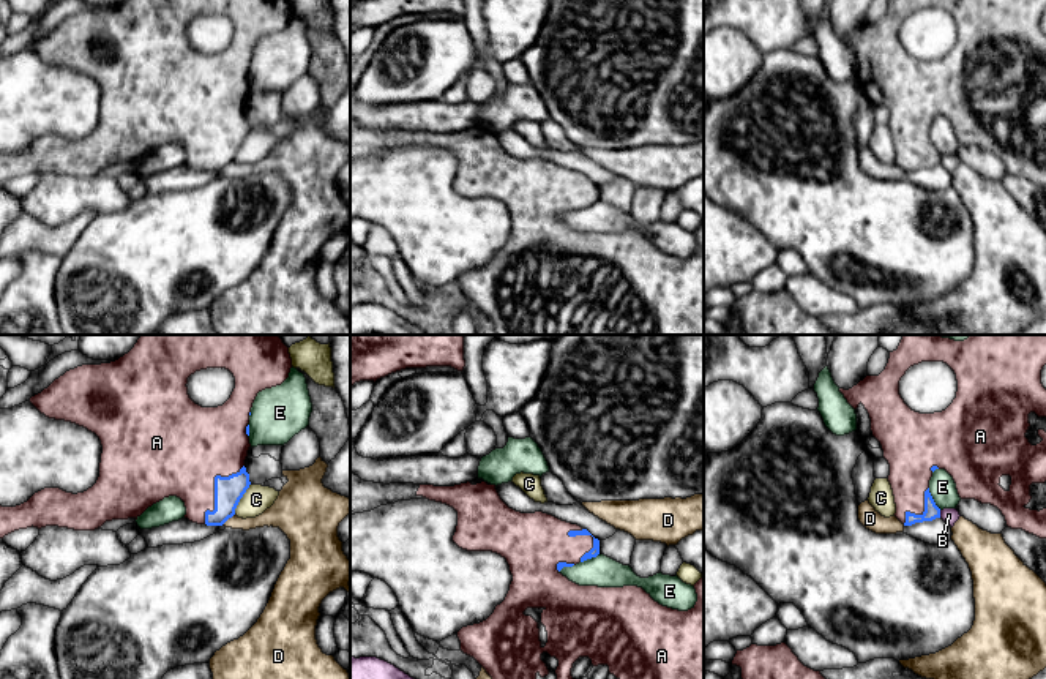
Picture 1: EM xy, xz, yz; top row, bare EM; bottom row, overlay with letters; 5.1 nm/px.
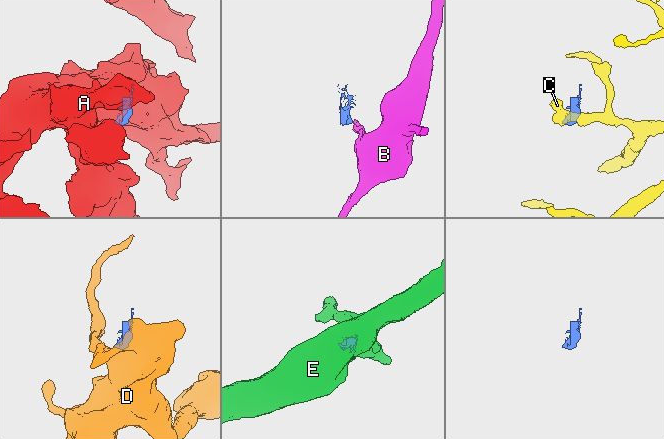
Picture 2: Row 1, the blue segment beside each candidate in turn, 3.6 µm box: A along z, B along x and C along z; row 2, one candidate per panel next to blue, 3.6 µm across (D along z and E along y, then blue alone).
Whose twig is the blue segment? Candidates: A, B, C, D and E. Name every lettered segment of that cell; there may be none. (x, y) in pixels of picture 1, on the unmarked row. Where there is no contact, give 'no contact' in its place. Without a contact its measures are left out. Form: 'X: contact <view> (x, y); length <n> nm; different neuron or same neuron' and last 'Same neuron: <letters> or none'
A: contact xy (215, 135); length 360 nm; same neuron
B: contact yz (939, 160); length 40 nm; different neuron
C: contact xy (240, 144); length 180 nm; different neuron
D: contact xy (227, 165); length 90 nm; different neuron
E: contact yz (933, 146); length 130 nm; different neuron
Same neuron: A

